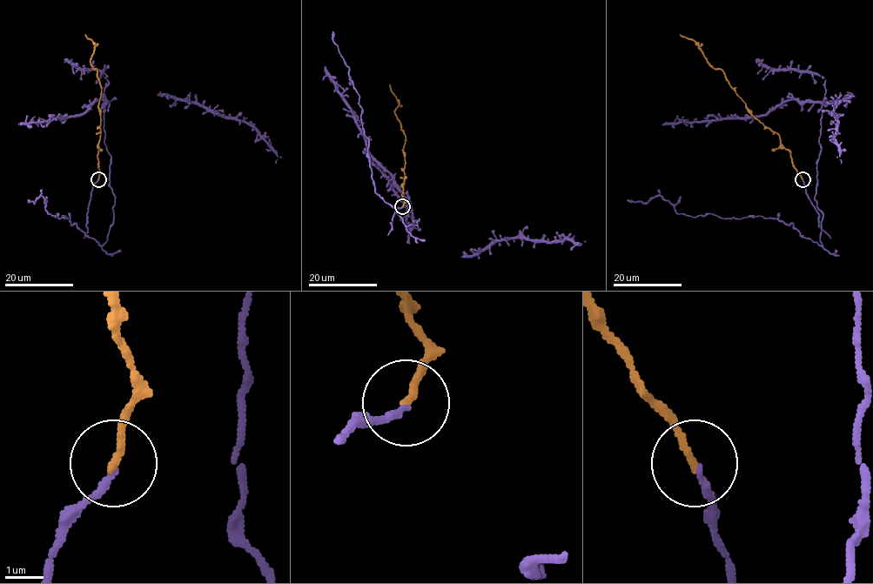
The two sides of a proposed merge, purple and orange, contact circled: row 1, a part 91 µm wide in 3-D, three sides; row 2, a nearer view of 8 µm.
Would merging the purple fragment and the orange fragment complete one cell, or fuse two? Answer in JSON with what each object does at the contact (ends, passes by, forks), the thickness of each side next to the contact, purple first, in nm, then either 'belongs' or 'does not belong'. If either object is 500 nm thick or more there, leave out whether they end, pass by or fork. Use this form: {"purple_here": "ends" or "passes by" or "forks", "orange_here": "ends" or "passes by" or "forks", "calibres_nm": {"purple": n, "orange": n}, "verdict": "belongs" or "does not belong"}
{"purple_here": "ends", "orange_here": "ends", "calibres_nm": {"purple": 160, "orange": 200}, "verdict": "belongs"}

